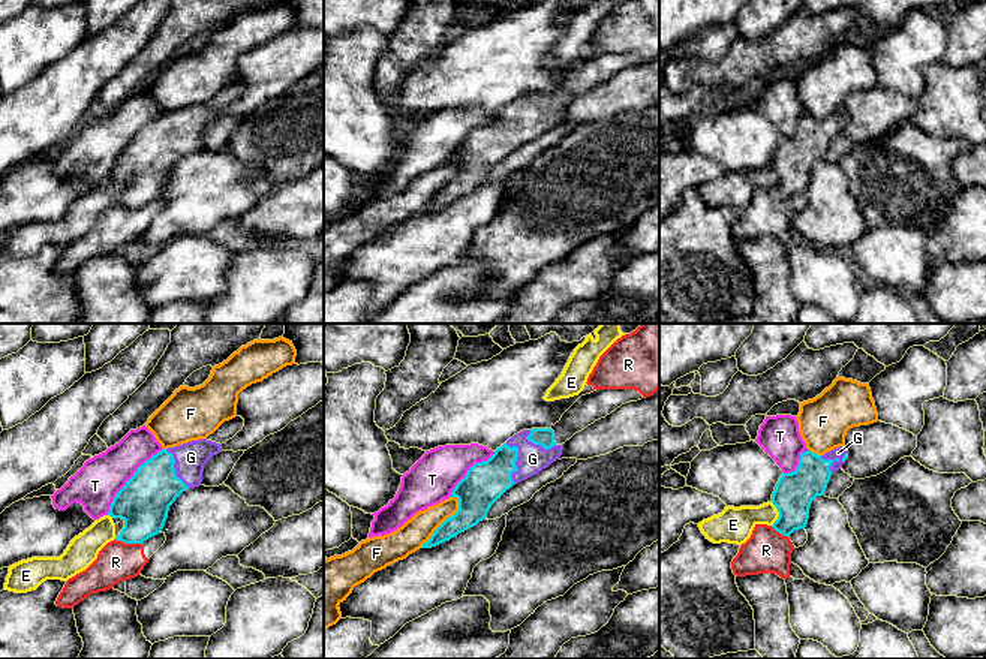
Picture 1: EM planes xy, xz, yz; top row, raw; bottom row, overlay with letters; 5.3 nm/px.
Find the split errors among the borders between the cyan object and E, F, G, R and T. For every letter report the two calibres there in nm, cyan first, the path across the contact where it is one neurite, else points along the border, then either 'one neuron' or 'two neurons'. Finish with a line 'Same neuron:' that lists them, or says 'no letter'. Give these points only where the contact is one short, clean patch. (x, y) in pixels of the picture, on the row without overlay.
E: 220 nm thick on the cyan side, 190 nm on the other; two neurons
F: 220 nm thick on the cyan side, 160 nm on the other; two neurons
G: 220 nm thick on the cyan side, 160 nm on the other; one neuron
R: 280 nm thick on the cyan side, 220 nm on the other; two neurons
T: 280 nm thick on the cyan side, 240 nm on the other; two neurons
Same neuron: G

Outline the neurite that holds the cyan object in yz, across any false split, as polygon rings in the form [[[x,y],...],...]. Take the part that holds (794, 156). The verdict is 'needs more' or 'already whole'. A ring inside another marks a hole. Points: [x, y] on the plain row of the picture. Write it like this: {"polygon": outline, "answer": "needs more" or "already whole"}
{"polygon": [[[845,111],[824,120],[817,120],[806,112],[800,118],[796,135],[782,138],[775,151],[770,166],[776,171],[779,181],[772,192],[784,201],[805,193],[812,165],[824,160],[832,138],[839,135],[847,123]]], "answer": "needs more"}

